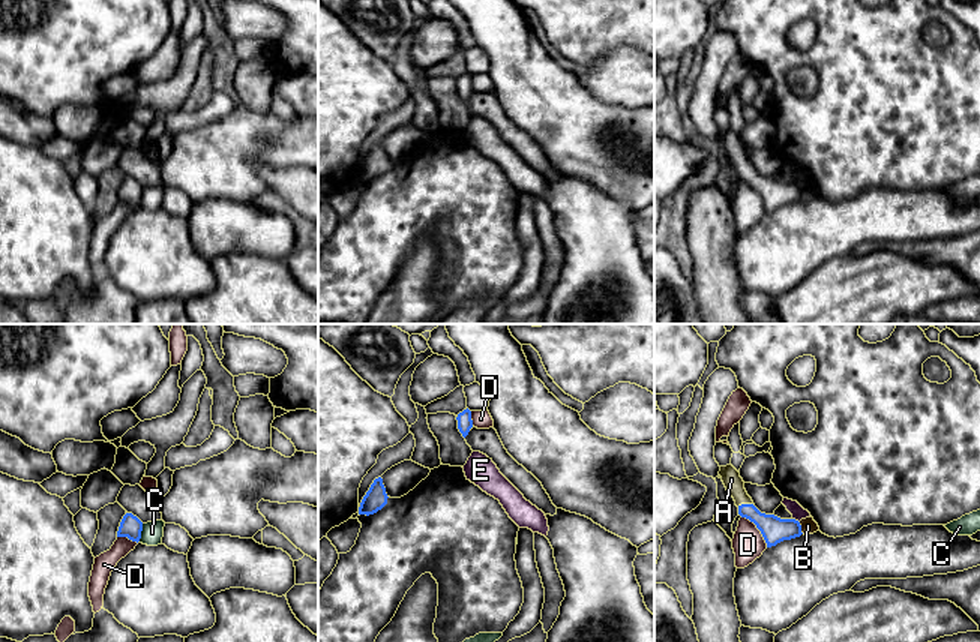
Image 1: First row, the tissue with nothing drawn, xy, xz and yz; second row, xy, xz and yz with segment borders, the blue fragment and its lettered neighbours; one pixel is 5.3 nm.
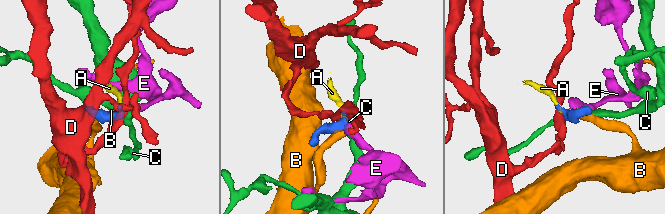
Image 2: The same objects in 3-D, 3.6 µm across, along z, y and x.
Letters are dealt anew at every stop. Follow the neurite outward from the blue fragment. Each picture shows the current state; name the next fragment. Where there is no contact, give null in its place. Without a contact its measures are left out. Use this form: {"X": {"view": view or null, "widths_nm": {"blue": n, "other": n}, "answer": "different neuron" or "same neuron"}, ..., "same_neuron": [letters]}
{"A": {"view": "yz", "widths_nm": {"blue": 140, "other": 100}, "answer": "same neuron"}, "B": {"view": "yz", "widths_nm": {"blue": 140, "other": 80}, "answer": "different neuron"}, "C": {"view": "xy", "widths_nm": {"blue": 120, "other": 120}, "answer": "different neuron"}, "D": {"view": "yz", "widths_nm": {"blue": 140, "other": 170}, "answer": "different neuron"}, "E": {"view": "yz", "widths_nm": {"blue": 140, "other": 70}, "answer": "different neuron"}, "same_neuron": ["A"]}

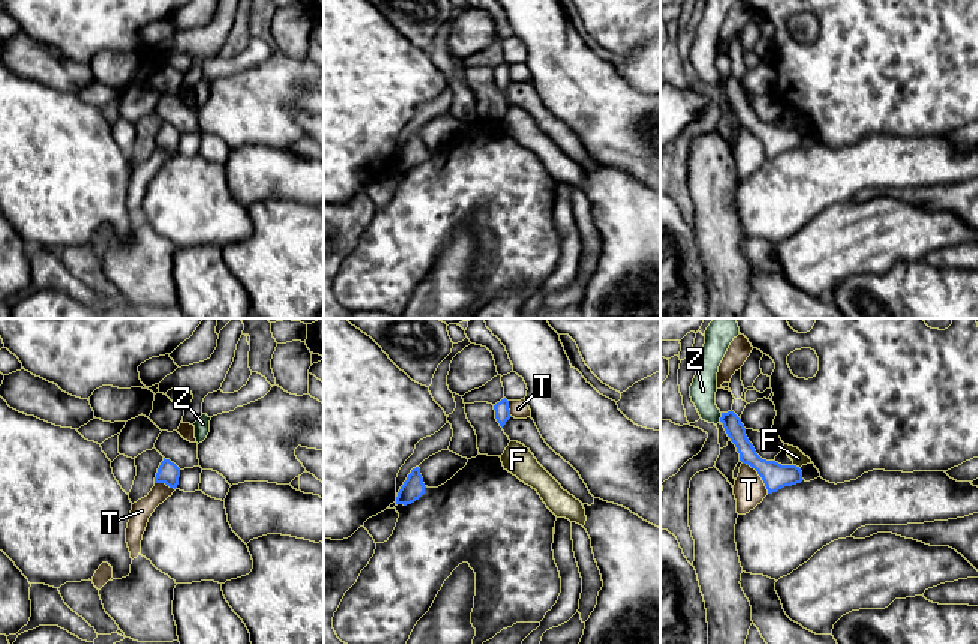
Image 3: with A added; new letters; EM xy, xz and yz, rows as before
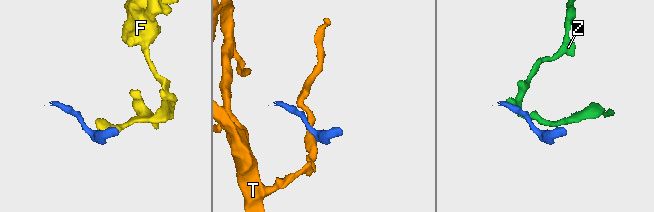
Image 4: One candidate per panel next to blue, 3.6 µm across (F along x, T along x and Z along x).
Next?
{"F": {"view": "yz", "widths_nm": {"blue": 140, "other": 70}, "answer": "different neuron"}, "T": {"view": "yz", "widths_nm": {"blue": 140, "other": 170}, "answer": "different neuron"}, "Z": {"view": "yz", "widths_nm": {"blue": 100, "other": 140}, "answer": "different neuron"}, "same_neuron": []}

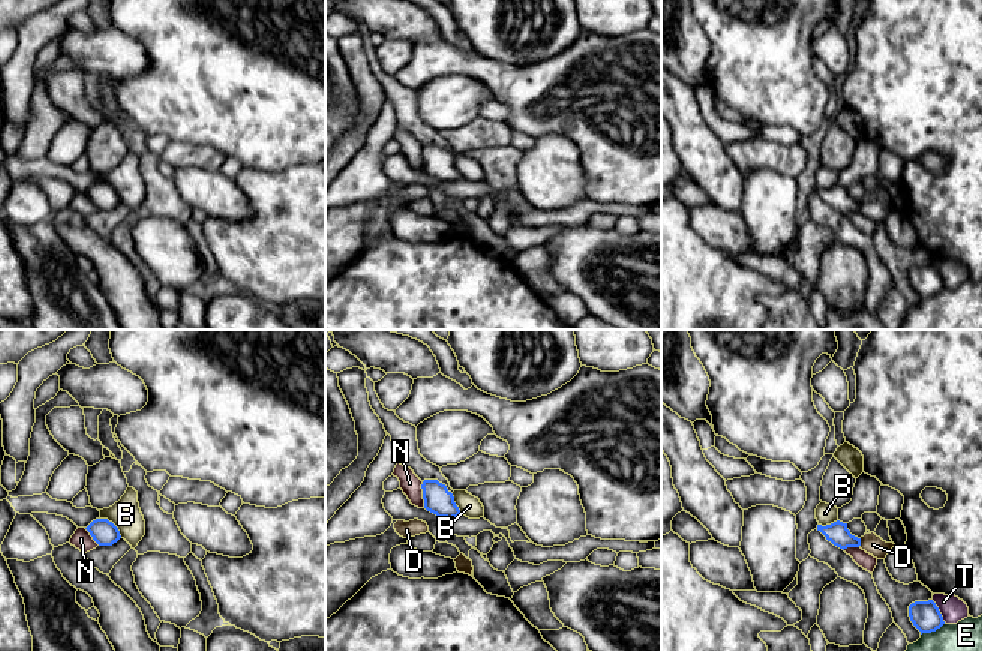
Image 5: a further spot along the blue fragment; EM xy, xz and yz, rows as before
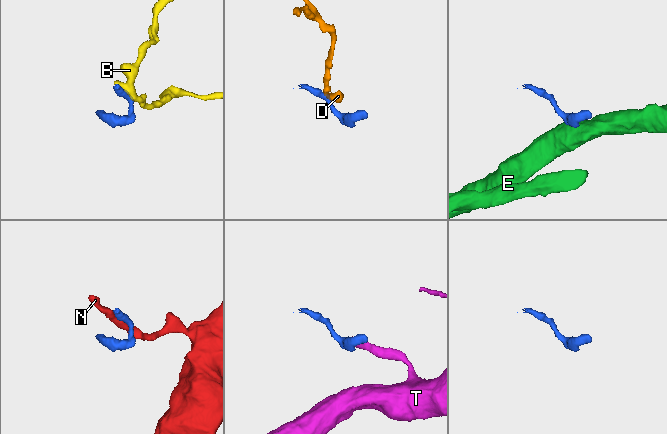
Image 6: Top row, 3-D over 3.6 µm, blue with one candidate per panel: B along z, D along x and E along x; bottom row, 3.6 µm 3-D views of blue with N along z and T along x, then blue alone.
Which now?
{"B": {"view": "xy", "widths_nm": {"blue": 140, "other": 160}, "answer": "different neuron"}, "D": {"view": "yz", "widths_nm": {"blue": 120, "other": 110}, "answer": "different neuron"}, "E": {"view": "yz", "widths_nm": {"blue": 160, "other": 380}, "answer": "different neuron"}, "N": {"view": "xz", "widths_nm": {"blue": 150, "other": 110}, "answer": "different neuron"}, "T": {"view": "yz", "widths_nm": {"blue": 160, "other": 140}, "answer": "different neuron"}, "same_neuron": []}

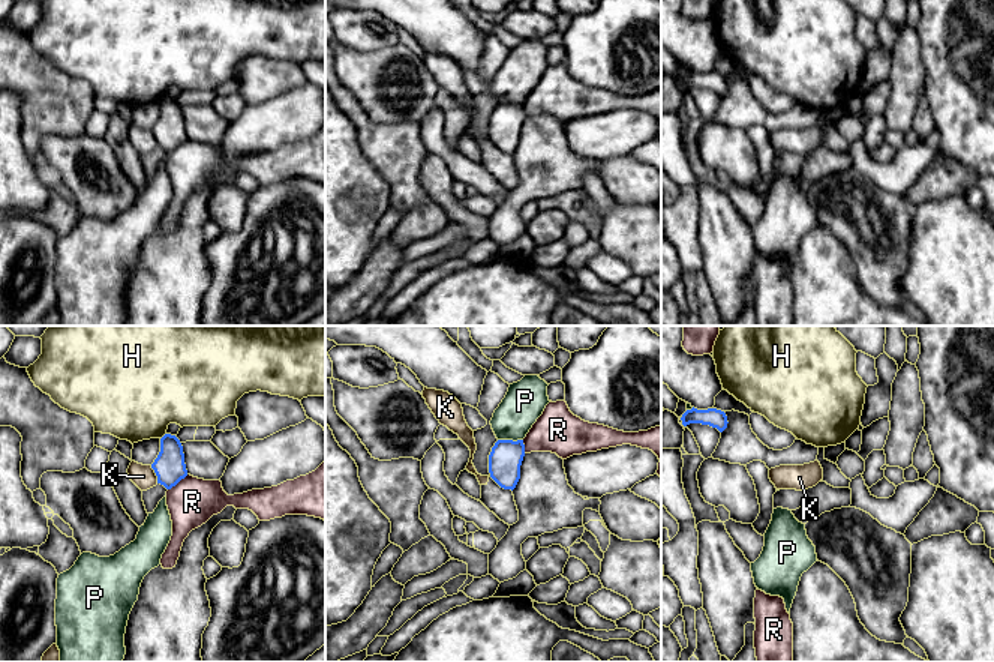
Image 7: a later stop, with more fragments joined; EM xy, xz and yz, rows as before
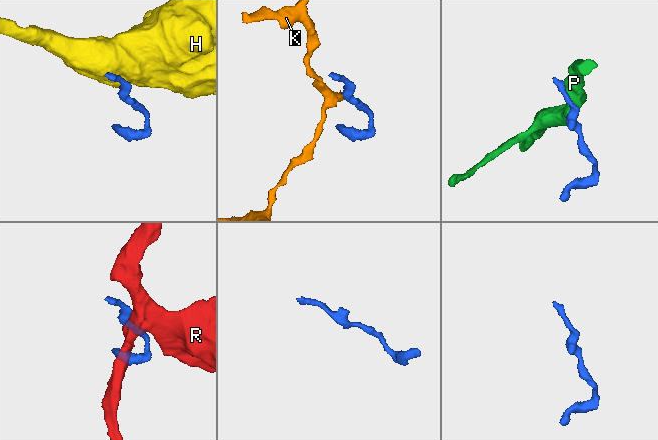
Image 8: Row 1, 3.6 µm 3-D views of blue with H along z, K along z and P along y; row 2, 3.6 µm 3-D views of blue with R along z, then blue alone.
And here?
{"H": {"view": "xy", "widths_nm": {"blue": 170, "other": 440}, "answer": "different neuron"}, "K": {"view": "xy", "widths_nm": {"blue": 170, "other": 120}, "answer": "different neuron"}, "P": {"view": "xz", "widths_nm": {"blue": 180, "other": 220}, "answer": "different neuron"}, "R": {"view": "xy", "widths_nm": {"blue": 170, "other": 260}, "answer": "different neuron"}, "same_neuron": []}

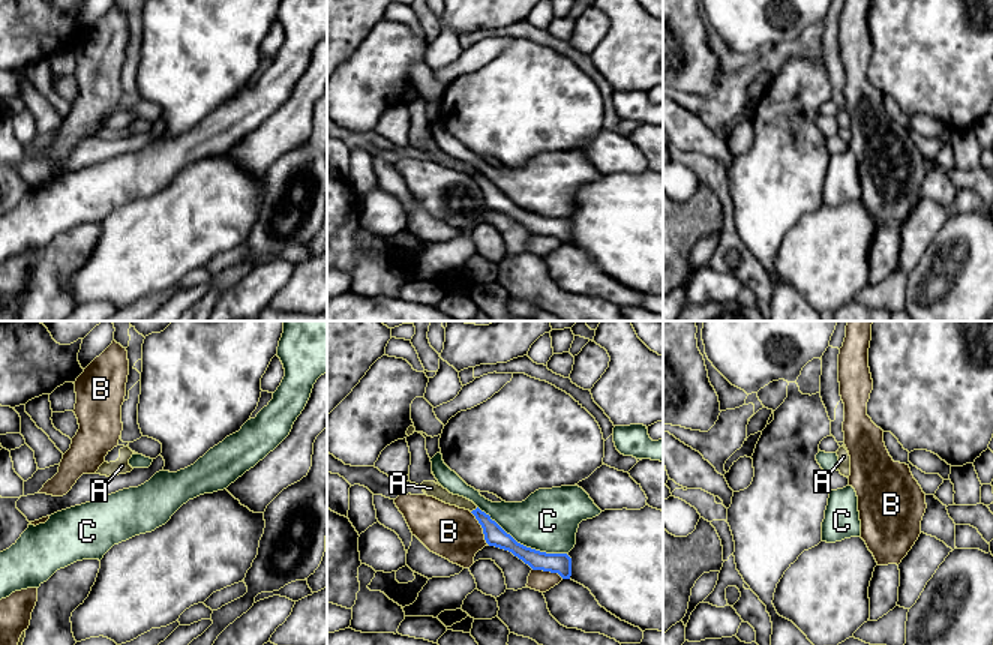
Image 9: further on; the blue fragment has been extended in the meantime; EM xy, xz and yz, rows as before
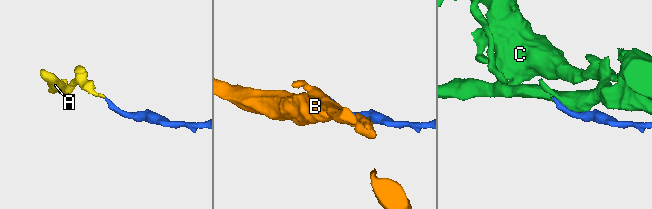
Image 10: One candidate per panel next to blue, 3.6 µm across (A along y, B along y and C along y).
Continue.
{"A": {"view": "xz", "widths_nm": {"blue": 110, "other": 70}, "answer": "same neuron"}, "B": {"view": "xz", "widths_nm": {"blue": 110, "other": 280}, "answer": "different neuron"}, "C": {"view": "xz", "widths_nm": {"blue": 110, "other": 320}, "answer": "different neuron"}, "same_neuron": ["A"]}

